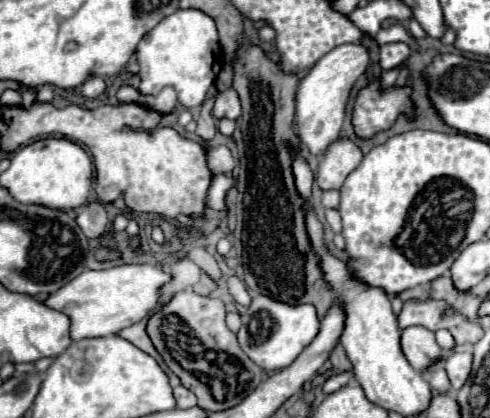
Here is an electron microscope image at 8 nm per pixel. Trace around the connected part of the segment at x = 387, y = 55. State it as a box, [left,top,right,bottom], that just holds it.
[380,43,410,71]

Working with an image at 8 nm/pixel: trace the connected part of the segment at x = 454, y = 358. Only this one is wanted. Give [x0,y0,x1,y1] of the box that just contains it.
[444,349,472,391]

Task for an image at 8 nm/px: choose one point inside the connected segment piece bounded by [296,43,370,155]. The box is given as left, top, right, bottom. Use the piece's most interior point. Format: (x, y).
(322, 94)

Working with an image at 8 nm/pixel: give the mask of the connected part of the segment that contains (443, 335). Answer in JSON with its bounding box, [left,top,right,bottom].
[436,329,454,351]

